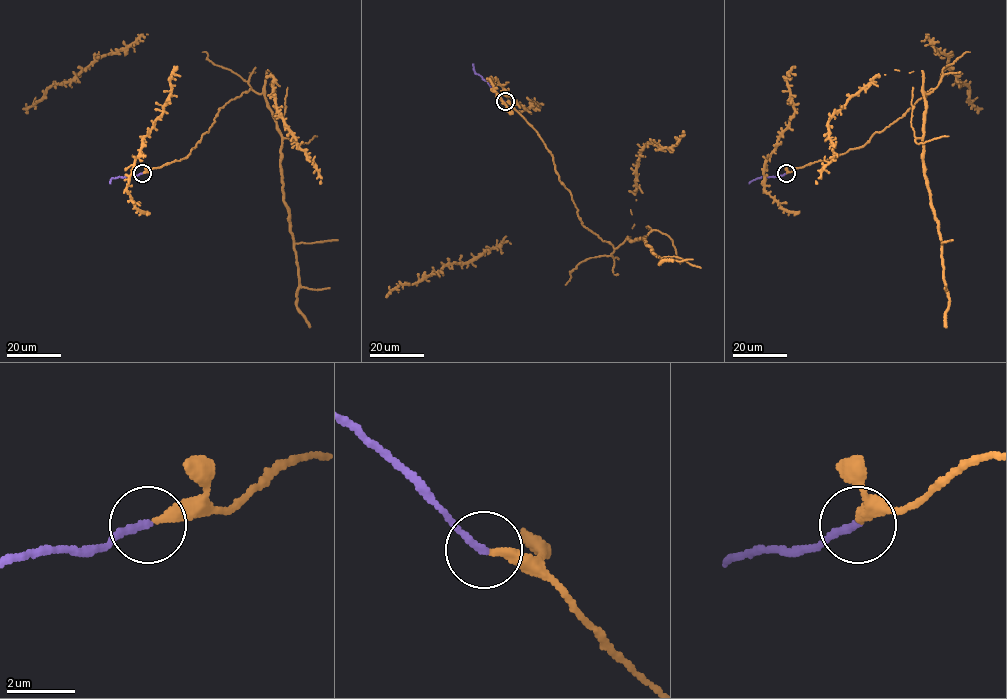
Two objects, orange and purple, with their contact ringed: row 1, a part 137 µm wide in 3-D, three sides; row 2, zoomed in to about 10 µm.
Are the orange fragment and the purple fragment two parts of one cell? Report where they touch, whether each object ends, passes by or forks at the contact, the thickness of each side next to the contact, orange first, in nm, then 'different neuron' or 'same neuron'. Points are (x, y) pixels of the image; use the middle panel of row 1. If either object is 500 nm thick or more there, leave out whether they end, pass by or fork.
(505, 101) | orange ends | purple ends | 320/200 nm | same neuron

